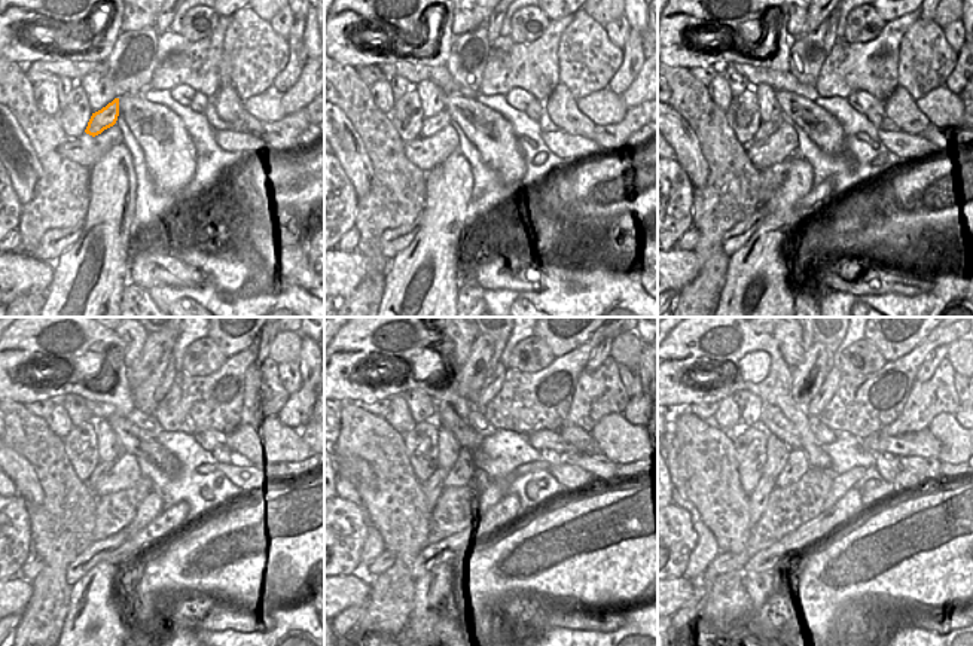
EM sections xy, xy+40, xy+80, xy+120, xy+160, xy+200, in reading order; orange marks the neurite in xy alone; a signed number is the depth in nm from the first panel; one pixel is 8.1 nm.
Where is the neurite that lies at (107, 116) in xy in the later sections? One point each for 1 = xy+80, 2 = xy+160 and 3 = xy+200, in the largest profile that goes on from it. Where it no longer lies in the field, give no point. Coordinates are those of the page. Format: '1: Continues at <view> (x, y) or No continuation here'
1: Continues at xy+80 (766, 128)
2: Continues at xy+160 (432, 487)
3: Continues at xy+200 (759, 497).

